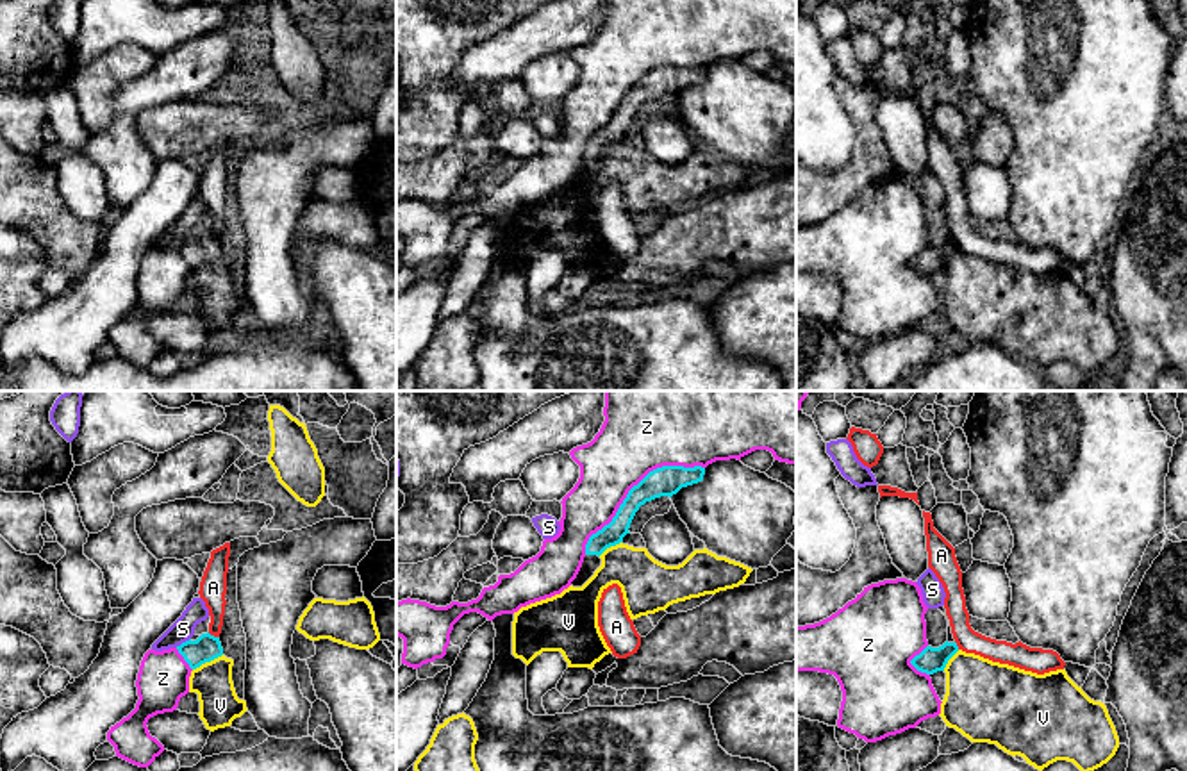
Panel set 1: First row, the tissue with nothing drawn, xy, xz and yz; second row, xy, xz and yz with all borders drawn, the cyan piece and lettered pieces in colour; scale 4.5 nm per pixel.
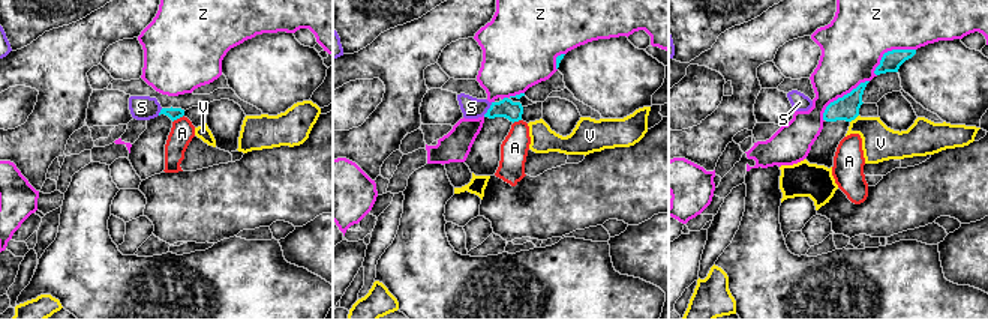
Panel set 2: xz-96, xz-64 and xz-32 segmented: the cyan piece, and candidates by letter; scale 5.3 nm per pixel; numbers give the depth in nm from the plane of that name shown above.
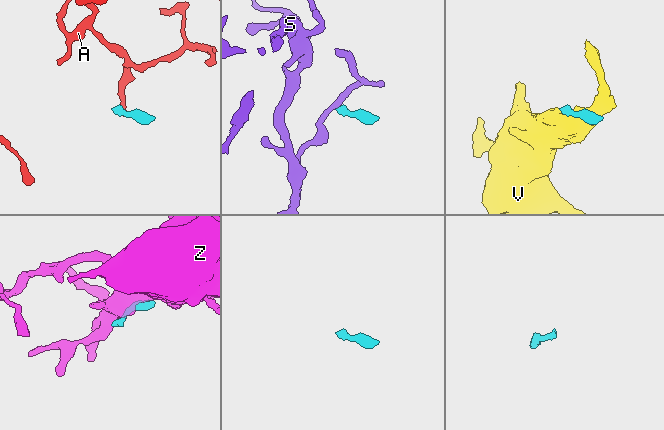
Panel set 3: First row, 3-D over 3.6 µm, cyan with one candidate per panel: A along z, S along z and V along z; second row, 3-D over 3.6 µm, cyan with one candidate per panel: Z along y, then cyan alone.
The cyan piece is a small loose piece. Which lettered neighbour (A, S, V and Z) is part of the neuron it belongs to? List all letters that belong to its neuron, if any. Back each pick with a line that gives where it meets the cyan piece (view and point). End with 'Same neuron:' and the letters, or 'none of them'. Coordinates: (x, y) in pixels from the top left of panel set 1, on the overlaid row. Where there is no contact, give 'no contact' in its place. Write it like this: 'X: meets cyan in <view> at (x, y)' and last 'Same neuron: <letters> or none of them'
Same neuron: none of them

